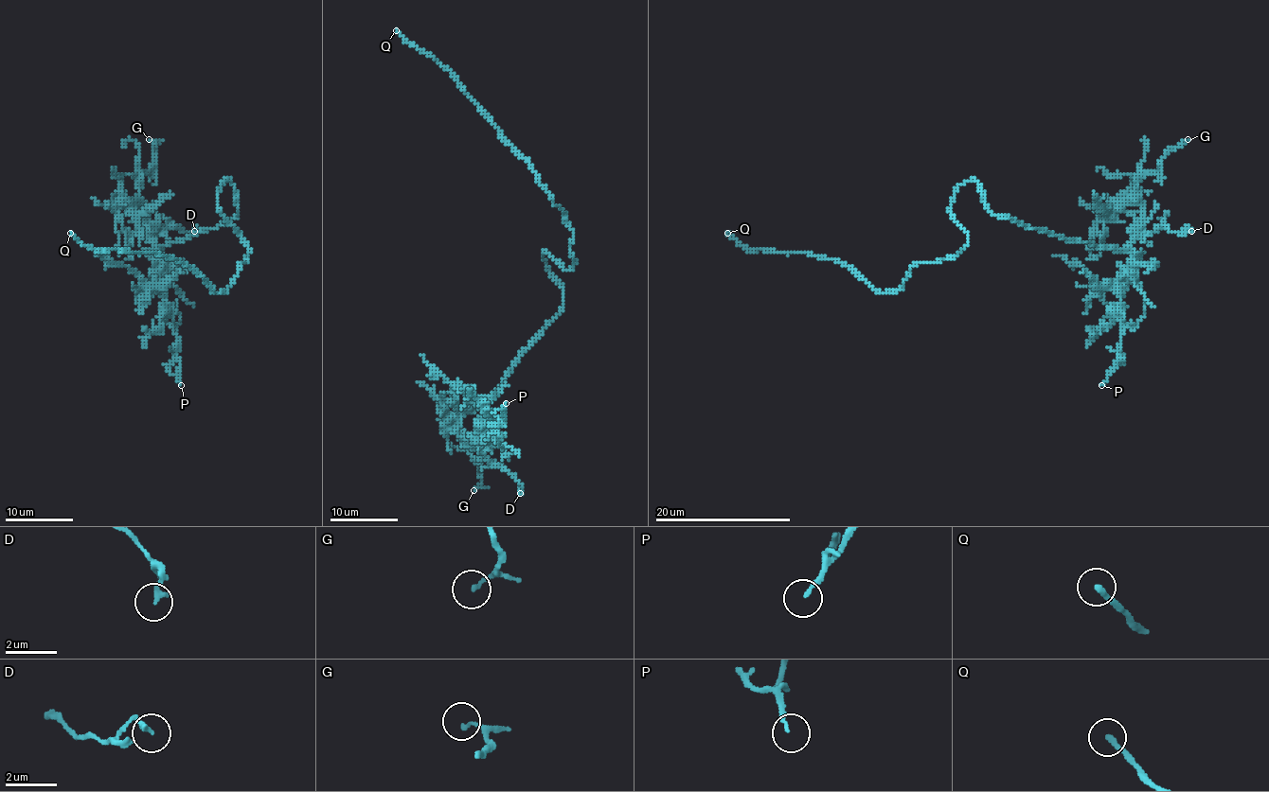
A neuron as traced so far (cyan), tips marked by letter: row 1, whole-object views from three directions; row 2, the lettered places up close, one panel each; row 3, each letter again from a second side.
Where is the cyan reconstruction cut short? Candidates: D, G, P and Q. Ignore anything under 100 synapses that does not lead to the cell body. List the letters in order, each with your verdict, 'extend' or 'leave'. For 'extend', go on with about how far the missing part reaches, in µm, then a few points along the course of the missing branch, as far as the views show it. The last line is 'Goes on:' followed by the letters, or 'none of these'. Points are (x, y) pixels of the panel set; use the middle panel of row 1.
D: leave
G: leave
P: leave
Q: extend; missing 7 µm
Goes on: Q

